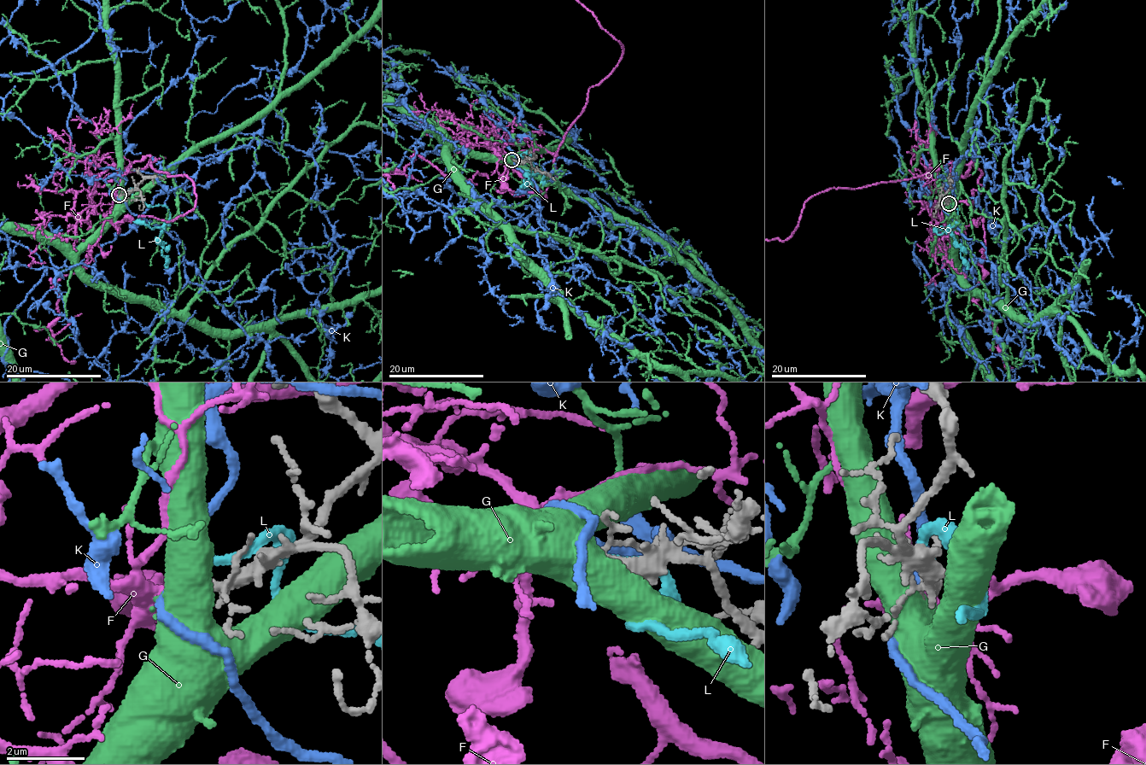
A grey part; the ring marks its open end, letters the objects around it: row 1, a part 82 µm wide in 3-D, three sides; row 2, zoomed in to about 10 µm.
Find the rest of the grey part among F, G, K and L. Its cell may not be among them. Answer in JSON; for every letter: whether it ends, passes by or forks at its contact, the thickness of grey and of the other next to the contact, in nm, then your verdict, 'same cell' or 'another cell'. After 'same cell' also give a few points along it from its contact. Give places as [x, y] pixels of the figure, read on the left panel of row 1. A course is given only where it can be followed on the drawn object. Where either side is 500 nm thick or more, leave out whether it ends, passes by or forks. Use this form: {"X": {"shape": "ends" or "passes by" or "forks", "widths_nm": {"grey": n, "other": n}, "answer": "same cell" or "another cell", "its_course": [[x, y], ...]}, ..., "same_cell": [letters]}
{"F": {"shape": "passes by", "widths_nm": {"grey": 140, "other": 300}, "answer": "same cell", "its_course": [[119, 195], [98, 194], [96, 178], [154, 158], [196, 196], [171, 221], [132, 213], [22, 230]]}, "G": {"widths_nm": {"grey": 150, "other": 800}, "answer": "another cell"}, "K": {"shape": "passes by", "widths_nm": {"grey": 280, "other": 240}, "answer": "another cell"}, "L": {"shape": "ends", "widths_nm": {"grey": 120, "other": 280}, "answer": "another cell"}, "same_cell": ["F"]}

